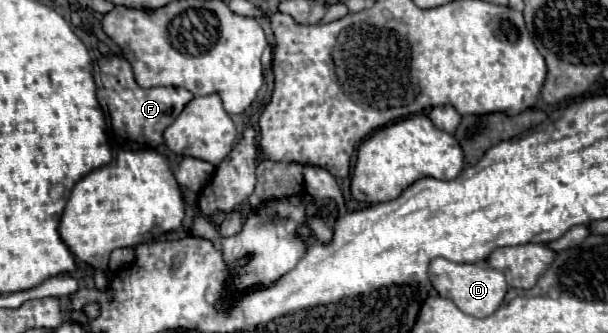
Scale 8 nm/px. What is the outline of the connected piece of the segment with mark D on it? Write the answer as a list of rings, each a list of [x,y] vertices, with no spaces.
[[[432,259],[428,267],[430,283],[438,291],[440,297],[454,301],[464,313],[474,317],[488,317],[492,315],[504,301],[508,291],[506,279],[496,269],[490,269],[482,263],[452,263],[448,259]]]

